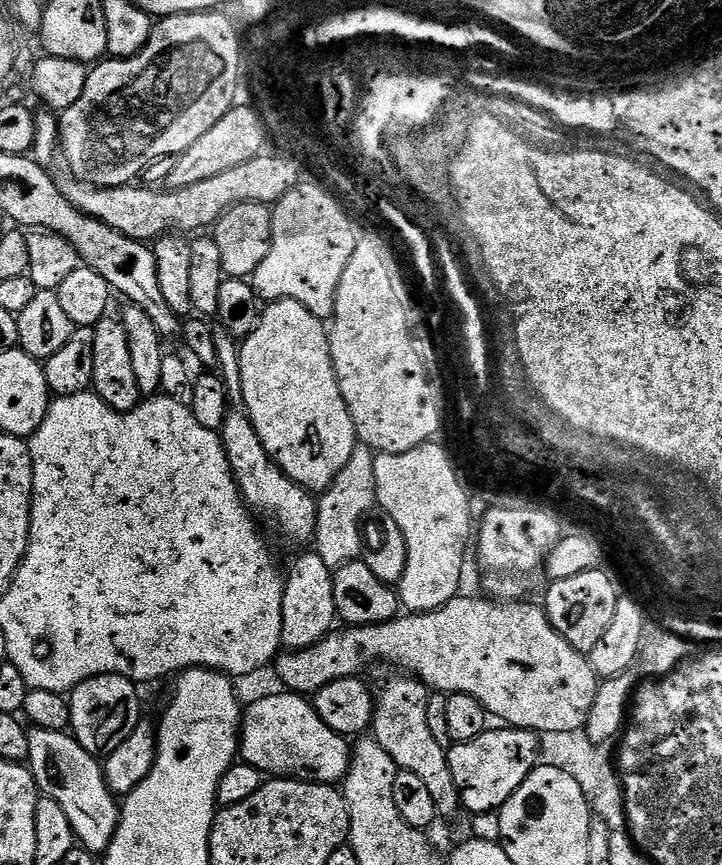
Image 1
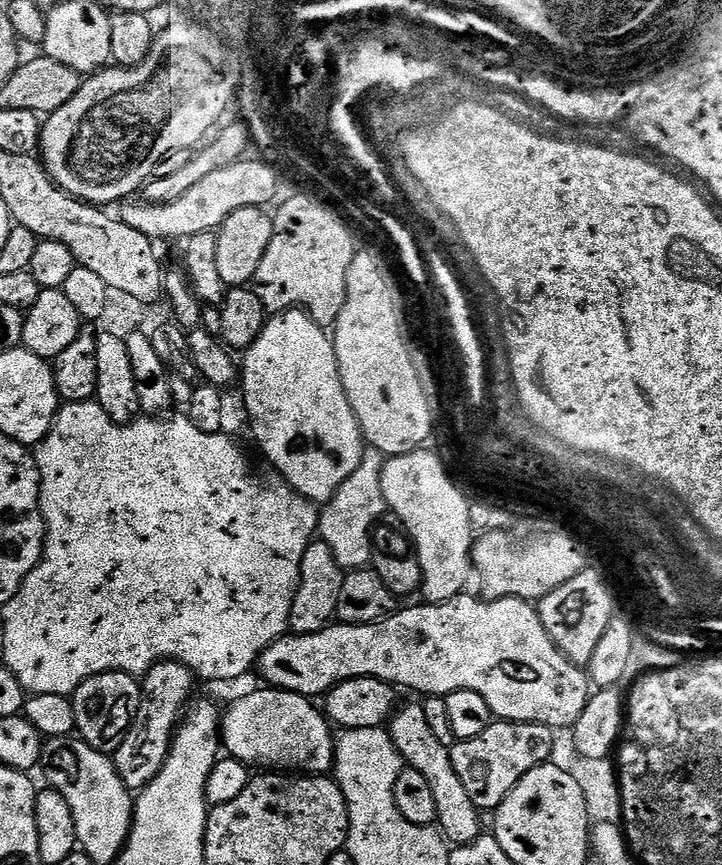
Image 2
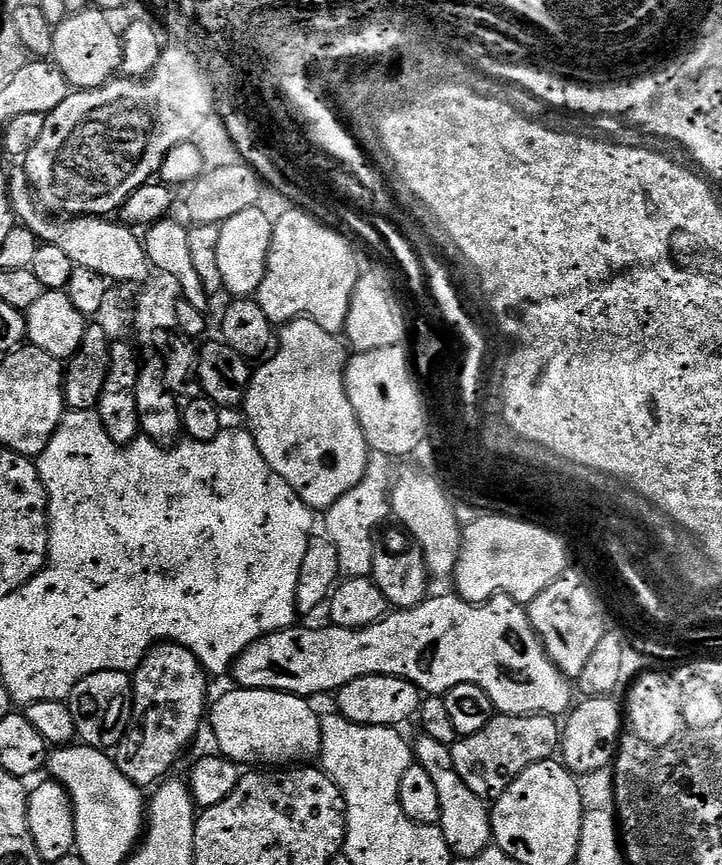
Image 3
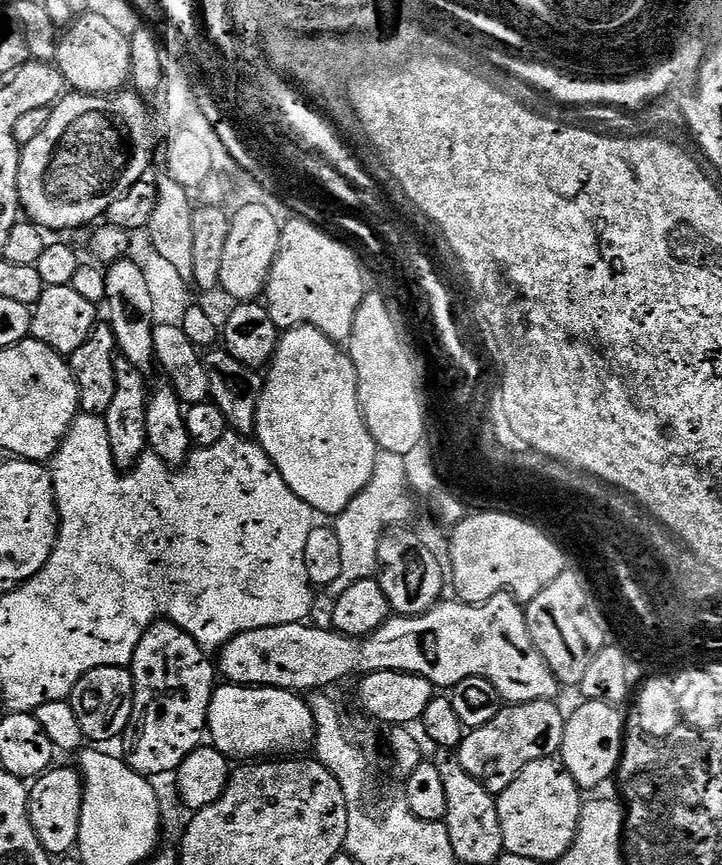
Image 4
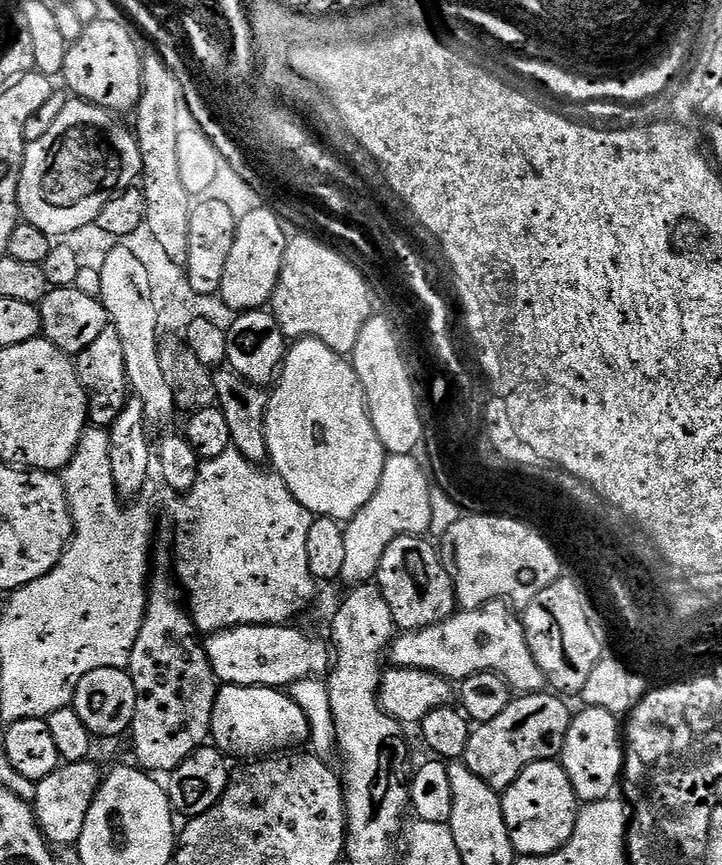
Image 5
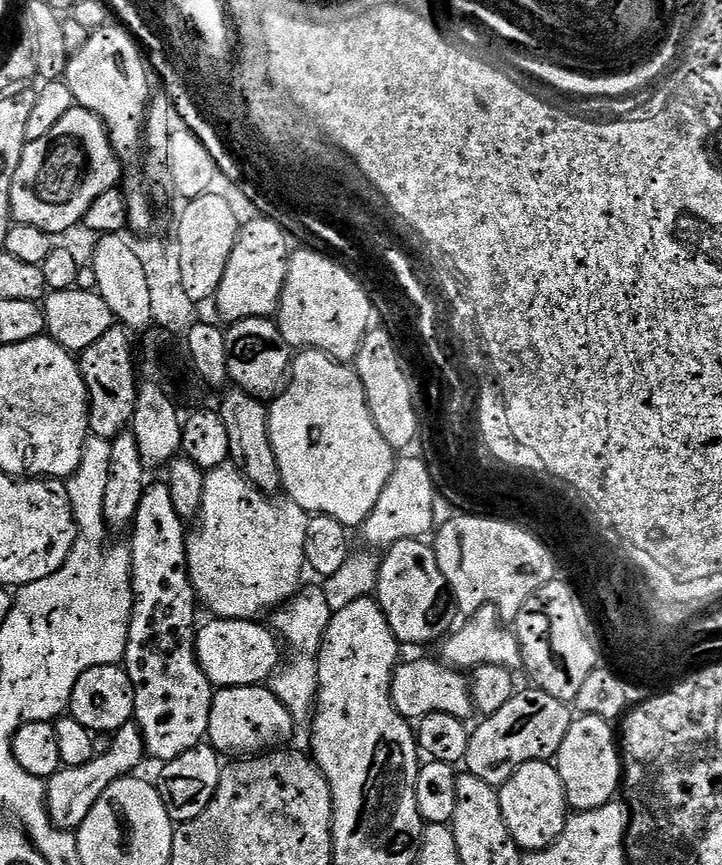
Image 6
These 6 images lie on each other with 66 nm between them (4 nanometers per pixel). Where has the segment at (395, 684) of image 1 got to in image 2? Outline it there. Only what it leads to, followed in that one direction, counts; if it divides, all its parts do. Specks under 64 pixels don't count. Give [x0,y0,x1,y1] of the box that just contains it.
[390,703,481,846]

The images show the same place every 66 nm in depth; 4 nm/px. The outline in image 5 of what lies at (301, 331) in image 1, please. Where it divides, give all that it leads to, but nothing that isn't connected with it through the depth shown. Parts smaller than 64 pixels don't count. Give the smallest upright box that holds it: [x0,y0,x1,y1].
[264,340,386,522]

